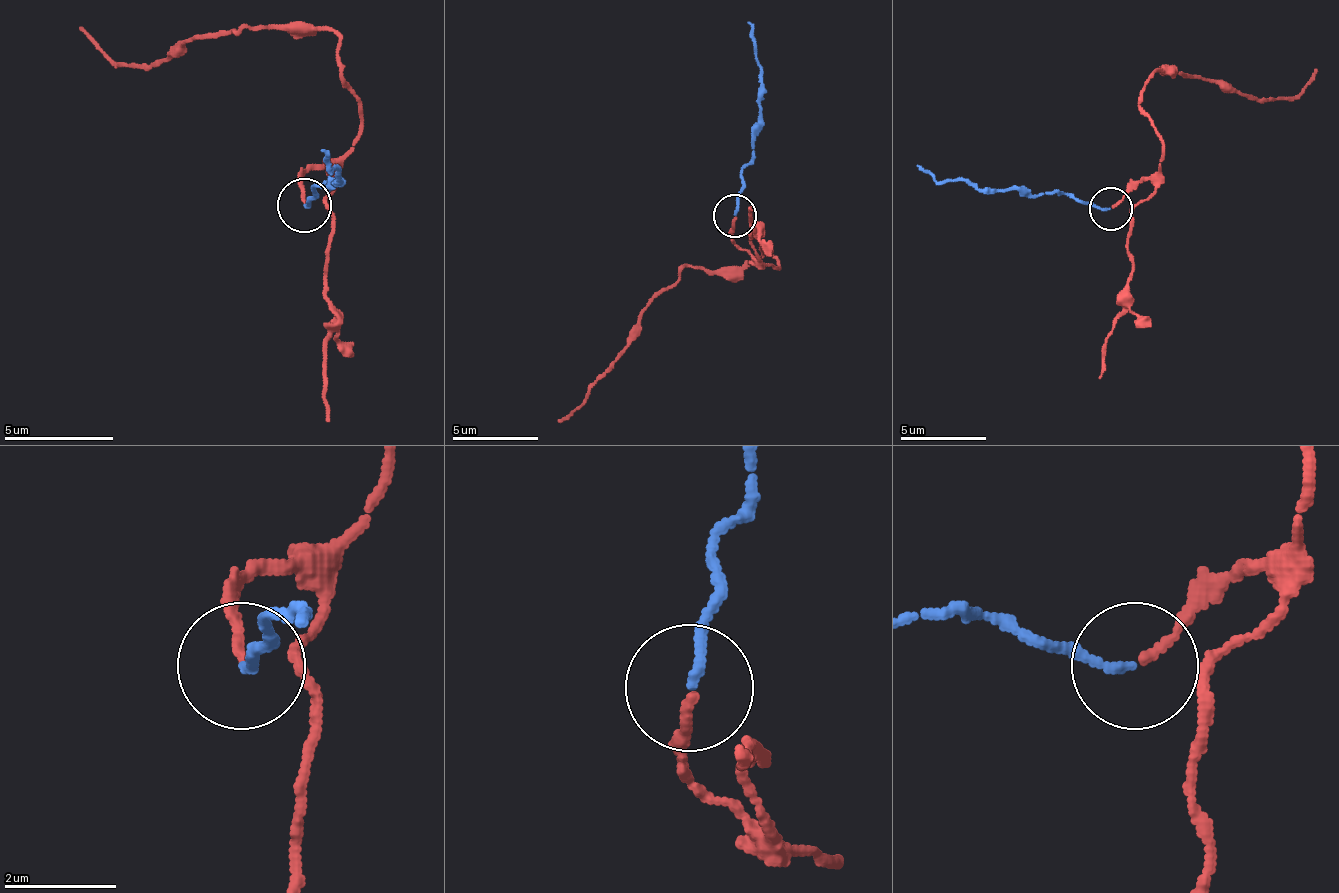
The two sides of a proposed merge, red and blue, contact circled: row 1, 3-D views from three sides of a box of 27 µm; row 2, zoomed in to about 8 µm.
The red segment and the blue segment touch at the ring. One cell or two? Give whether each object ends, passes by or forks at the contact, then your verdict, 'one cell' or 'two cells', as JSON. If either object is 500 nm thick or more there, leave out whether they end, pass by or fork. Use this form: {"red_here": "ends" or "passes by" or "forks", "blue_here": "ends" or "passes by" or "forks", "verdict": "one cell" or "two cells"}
{"red_here": "ends", "blue_here": "ends", "verdict": "two cells"}

